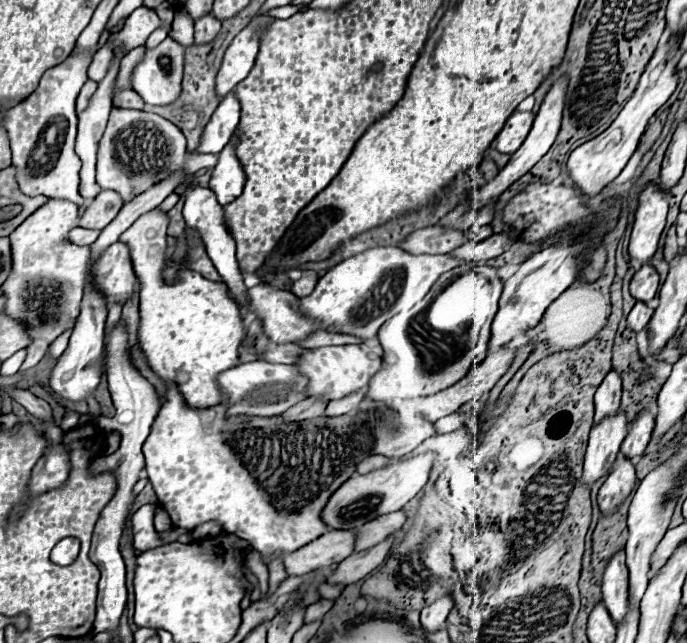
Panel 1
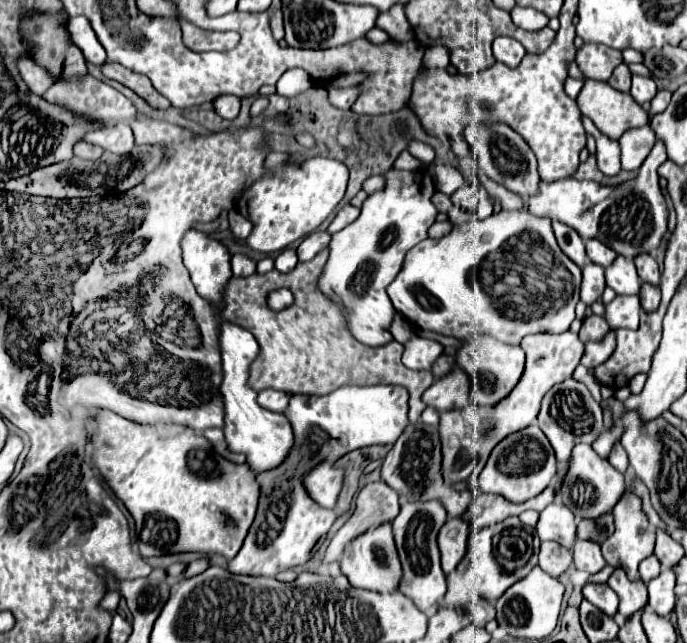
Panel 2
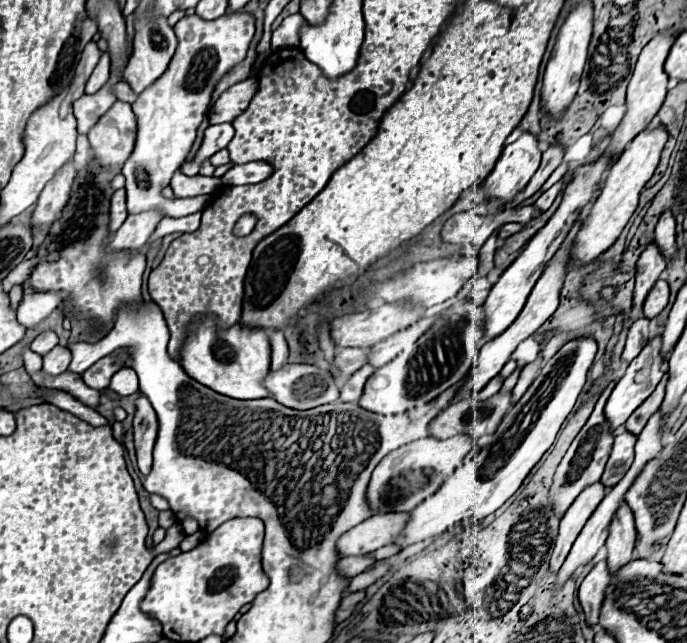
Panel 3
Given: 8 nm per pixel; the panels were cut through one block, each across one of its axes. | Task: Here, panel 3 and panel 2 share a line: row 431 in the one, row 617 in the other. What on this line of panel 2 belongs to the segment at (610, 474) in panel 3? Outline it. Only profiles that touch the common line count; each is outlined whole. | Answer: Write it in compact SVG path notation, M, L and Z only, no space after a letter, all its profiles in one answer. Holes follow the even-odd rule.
M616 568L608 580L608 586L620 596L620 616L628 618L632 612L640 610L642 606L646 606L648 602L648 592L646 592L646 584L636 578L630 580L624 572L624 568Z

